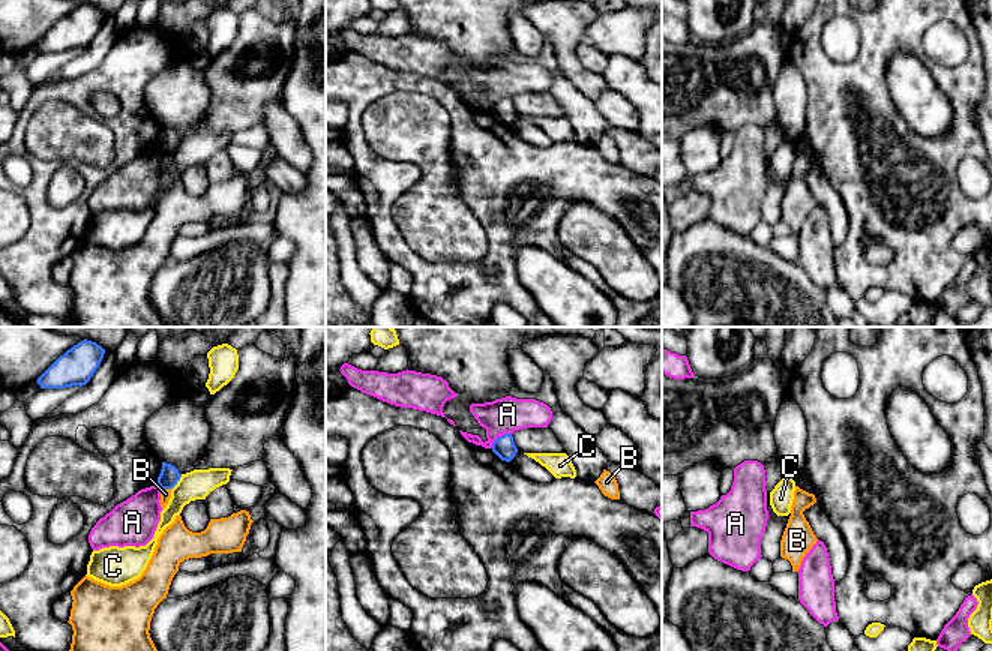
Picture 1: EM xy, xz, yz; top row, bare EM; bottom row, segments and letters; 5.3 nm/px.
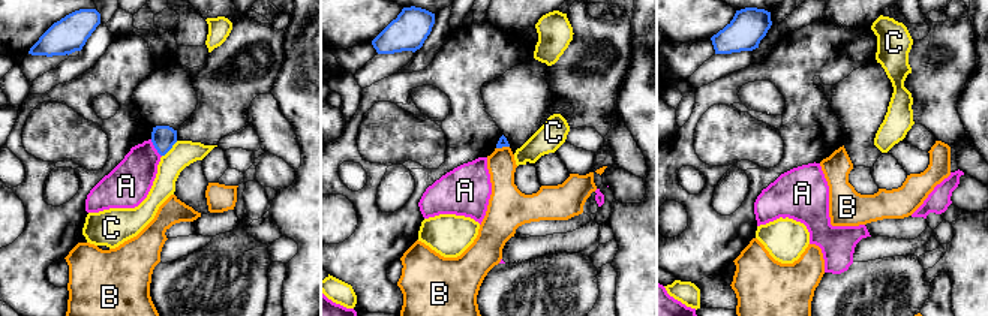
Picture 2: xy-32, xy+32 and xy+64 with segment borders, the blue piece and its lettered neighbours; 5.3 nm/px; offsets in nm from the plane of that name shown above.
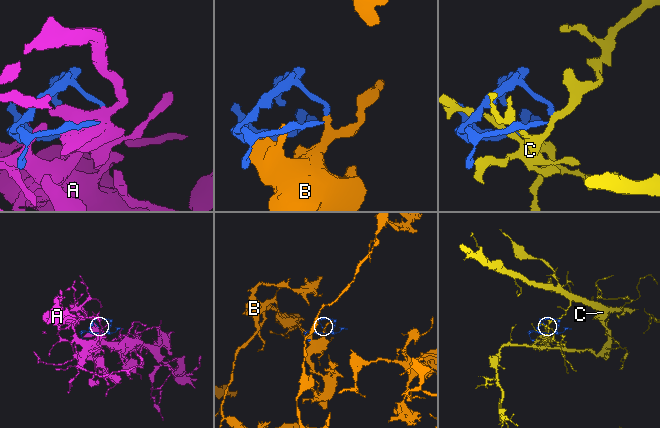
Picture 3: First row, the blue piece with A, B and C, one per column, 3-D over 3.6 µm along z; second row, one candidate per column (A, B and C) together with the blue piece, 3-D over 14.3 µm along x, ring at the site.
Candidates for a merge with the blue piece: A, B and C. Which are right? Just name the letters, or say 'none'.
none

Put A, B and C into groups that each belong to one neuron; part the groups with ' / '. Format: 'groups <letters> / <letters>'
groups A / B / C

